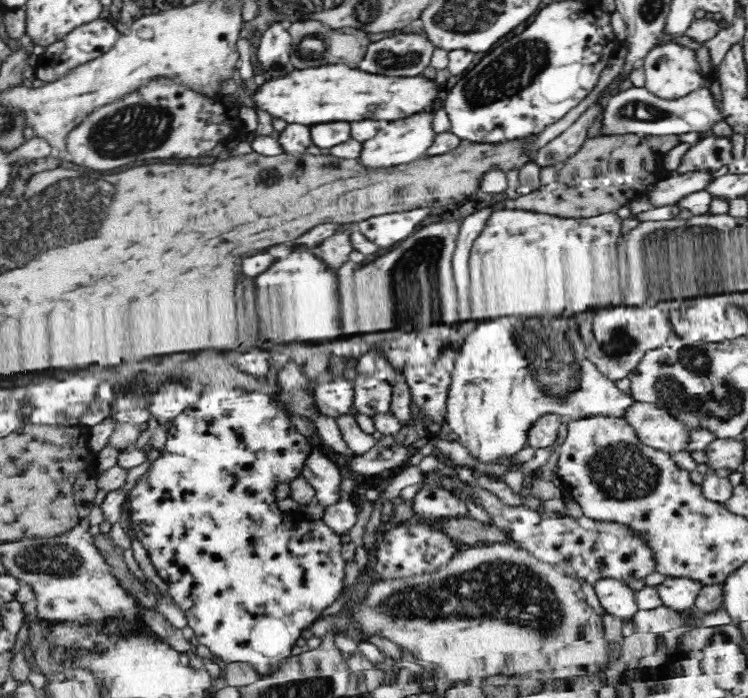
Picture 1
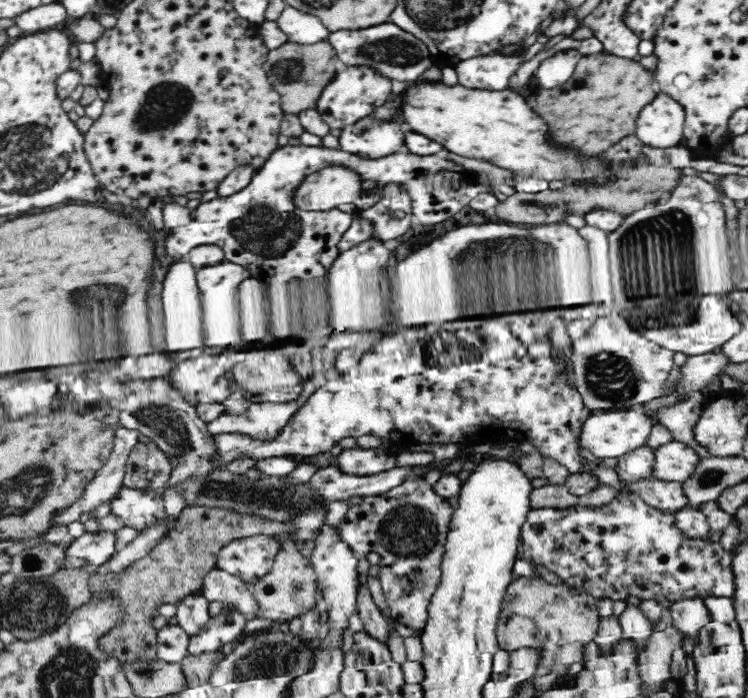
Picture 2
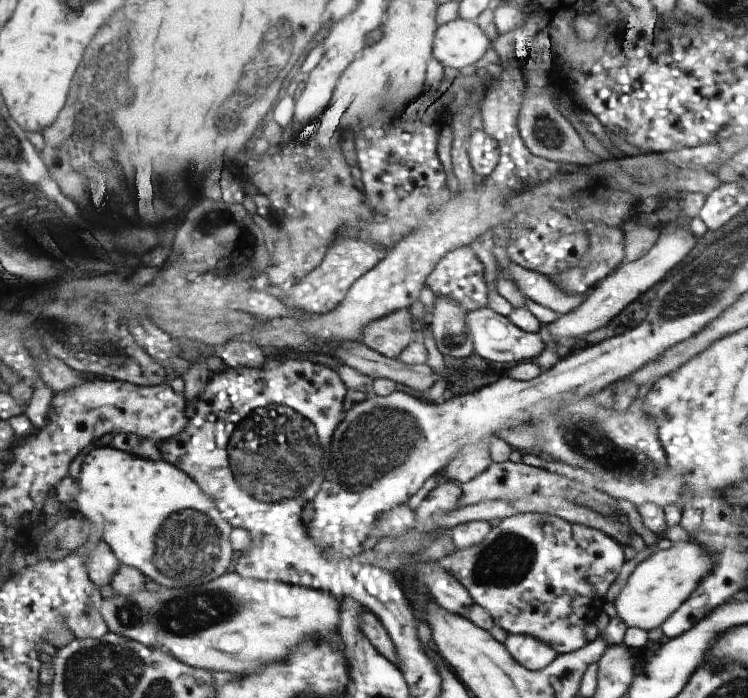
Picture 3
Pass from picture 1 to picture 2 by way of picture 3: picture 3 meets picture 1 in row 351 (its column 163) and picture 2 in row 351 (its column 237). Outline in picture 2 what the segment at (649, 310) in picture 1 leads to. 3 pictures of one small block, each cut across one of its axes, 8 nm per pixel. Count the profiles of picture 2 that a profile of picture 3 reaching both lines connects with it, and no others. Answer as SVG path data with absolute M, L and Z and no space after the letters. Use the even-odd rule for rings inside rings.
M602 316L582 340L573 342L574 387L590 411L622 410L662 397L664 384L675 362L674 353L646 339L628 326L622 316Z

